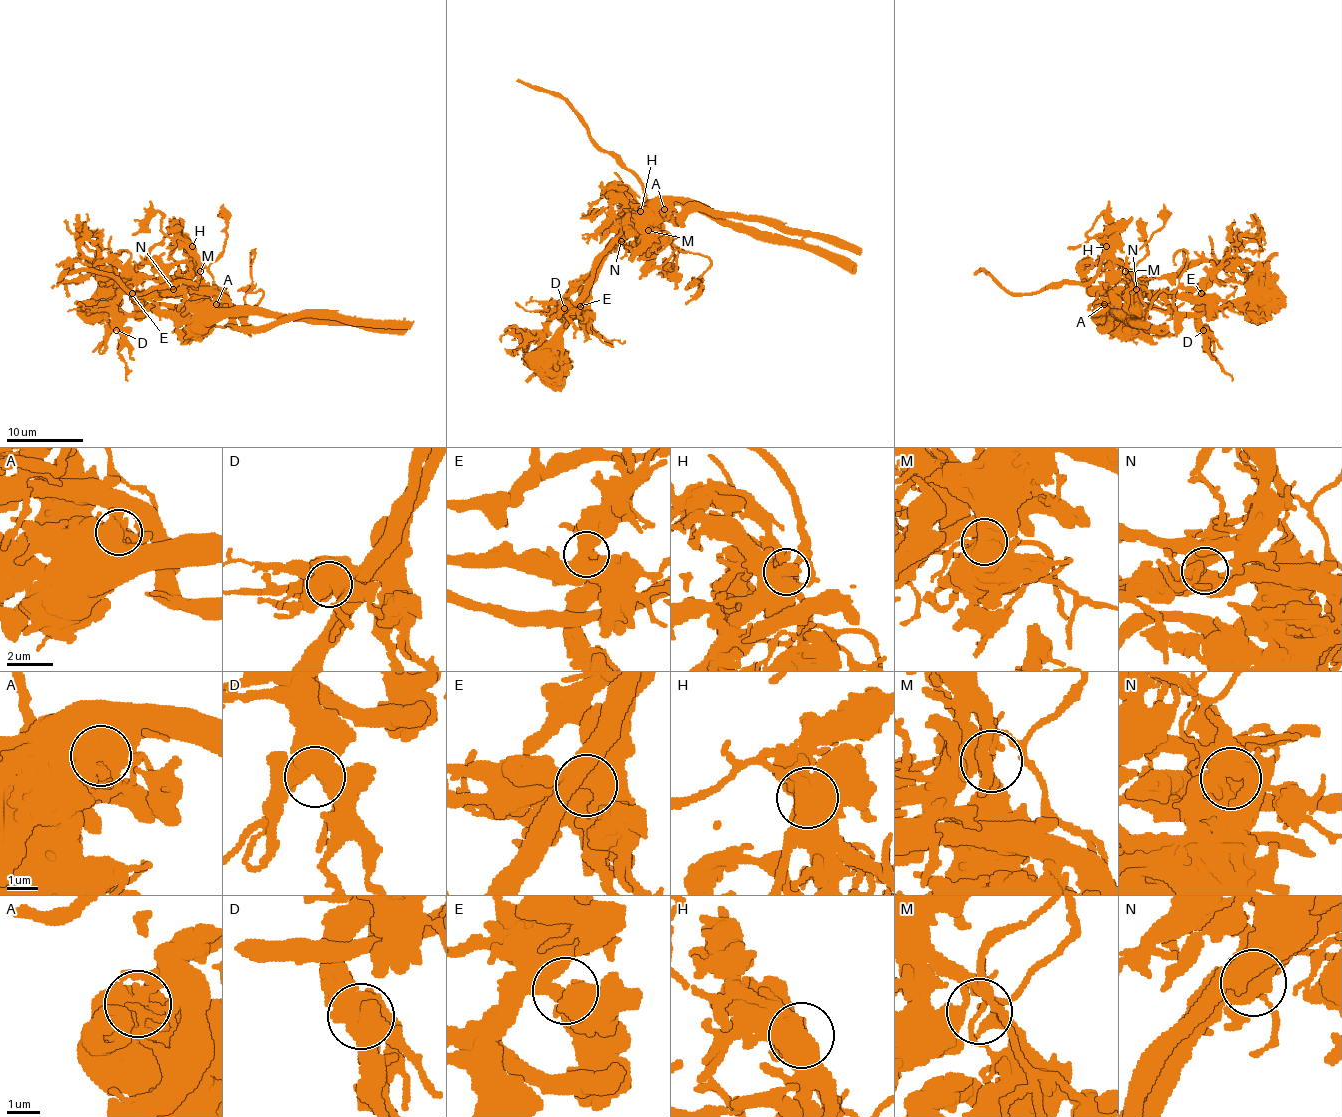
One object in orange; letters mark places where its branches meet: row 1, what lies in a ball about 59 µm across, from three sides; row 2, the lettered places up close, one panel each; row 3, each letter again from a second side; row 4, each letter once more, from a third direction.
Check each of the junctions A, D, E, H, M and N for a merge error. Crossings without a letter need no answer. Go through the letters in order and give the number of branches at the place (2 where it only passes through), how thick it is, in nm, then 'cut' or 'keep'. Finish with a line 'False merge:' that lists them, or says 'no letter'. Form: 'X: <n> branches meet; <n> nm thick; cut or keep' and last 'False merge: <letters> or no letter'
A: 3 branches meet; 500 nm thick; cut
D: 3 branches meet; 600 nm thick; keep
E: 2 branches meet; 550 nm thick; keep
H: 2 branches meet; 750 nm thick; cut
M: 5 branches meet; 130 nm thick; cut
N: 3 branches meet; 550 nm thick; cut
False merge: A, H, M, N

